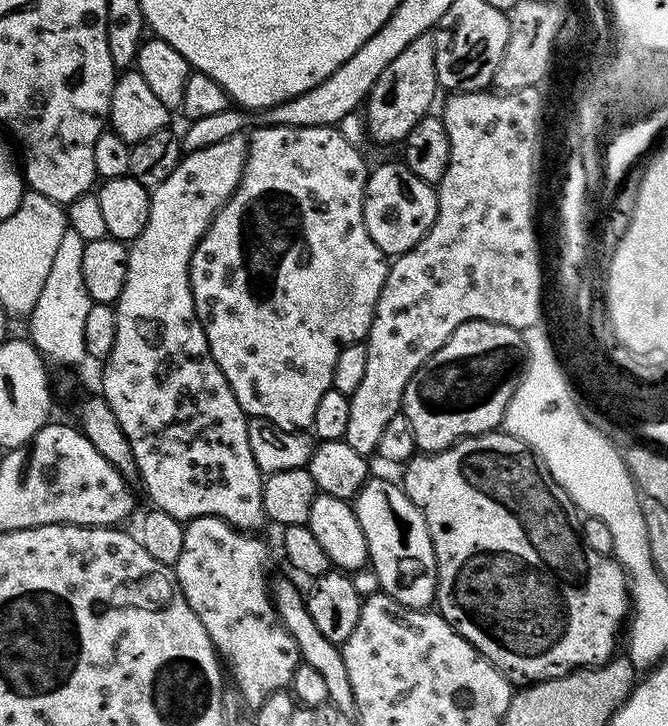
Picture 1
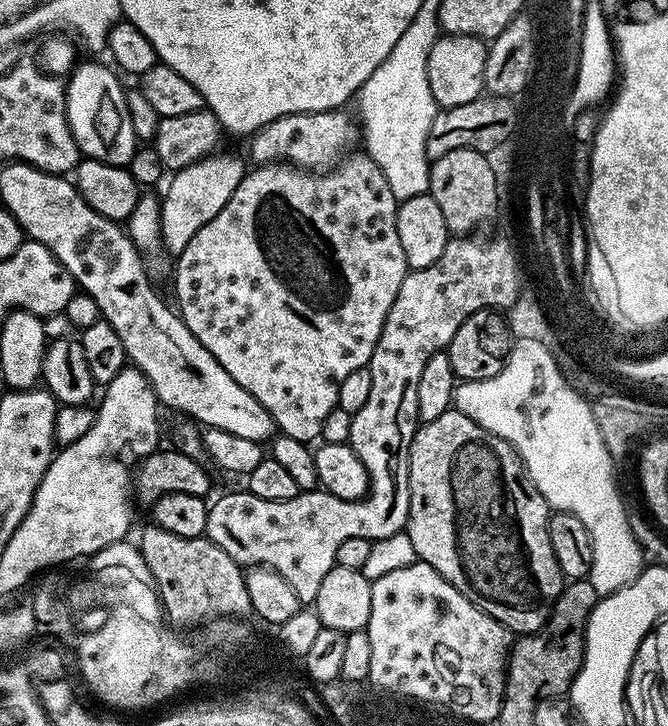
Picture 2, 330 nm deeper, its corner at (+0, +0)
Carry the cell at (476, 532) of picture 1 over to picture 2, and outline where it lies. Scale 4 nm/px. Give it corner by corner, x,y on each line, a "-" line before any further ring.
450,410
446,414
434,418
434,422
420,424
417,427
408,451
408,485
410,486
410,510
408,511
406,531
410,542
414,542
417,557
423,563
434,566
434,570
438,570
438,574
442,574
442,578
446,578
446,582
450,582
450,586
454,586
467,600
474,602
474,606
478,606
478,610
490,614
490,618
494,618
499,624
506,626
509,632
513,634
537,632
548,621
548,615
552,613
552,606
560,597
566,581
558,566
558,558
554,558
554,546
550,546
549,506
534,486
527,470
524,469
524,463
520,461
520,456
510,446
510,442
490,434
466,414

